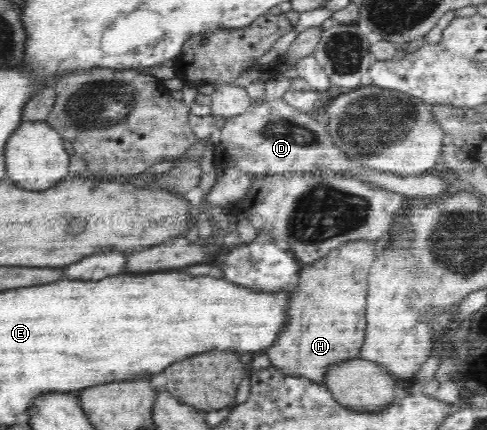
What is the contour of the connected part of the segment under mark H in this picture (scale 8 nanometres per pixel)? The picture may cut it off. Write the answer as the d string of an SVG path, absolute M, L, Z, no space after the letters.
M345 244L343 248L337 248L335 252L330 252L329 255L317 262L312 263L311 265L303 265L301 272L299 272L299 279L296 282L294 294L290 296L290 306L289 306L289 322L286 326L282 328L282 334L279 335L278 340L275 340L275 344L267 349L266 354L269 357L271 366L275 367L276 370L279 370L280 374L293 375L297 377L303 377L304 379L311 379L313 383L325 384L325 374L329 372L331 366L334 366L335 363L343 363L346 360L351 360L359 357L360 347L363 345L365 337L365 328L367 322L366 318L363 316L365 314L365 298L367 298L367 284L357 284L361 280L365 280L369 276L369 268L375 260L375 244Z

